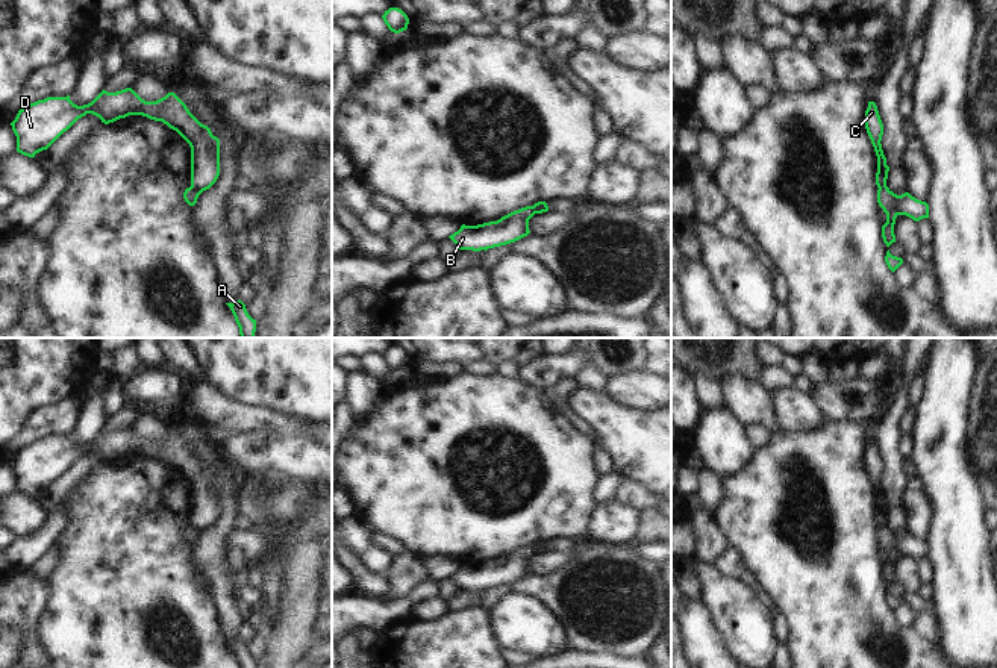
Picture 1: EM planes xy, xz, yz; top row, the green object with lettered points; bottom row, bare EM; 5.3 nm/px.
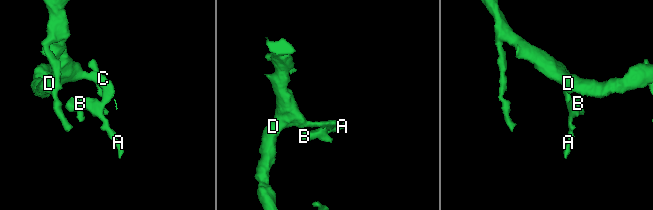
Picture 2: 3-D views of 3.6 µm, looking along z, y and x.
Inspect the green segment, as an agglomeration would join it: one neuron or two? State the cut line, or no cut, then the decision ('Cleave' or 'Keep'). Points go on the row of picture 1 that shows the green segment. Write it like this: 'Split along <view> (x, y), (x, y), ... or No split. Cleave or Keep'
Split along xy (191, 185), (199, 194). Cleave.

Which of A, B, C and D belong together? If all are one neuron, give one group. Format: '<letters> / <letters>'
A B / C D

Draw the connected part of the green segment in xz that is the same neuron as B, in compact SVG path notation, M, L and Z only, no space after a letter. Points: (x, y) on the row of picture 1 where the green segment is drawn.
M533 206L514 211L497 221L477 226L462 224L458 232L448 238L456 244L458 250L488 250L515 242L530 233L529 220L536 214Z

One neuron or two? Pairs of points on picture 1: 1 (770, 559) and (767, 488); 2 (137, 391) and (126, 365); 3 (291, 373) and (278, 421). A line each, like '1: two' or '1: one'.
1: one
2: two
3: two

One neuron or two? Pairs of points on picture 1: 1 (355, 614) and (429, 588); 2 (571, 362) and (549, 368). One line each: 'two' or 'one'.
1: one
2: one

